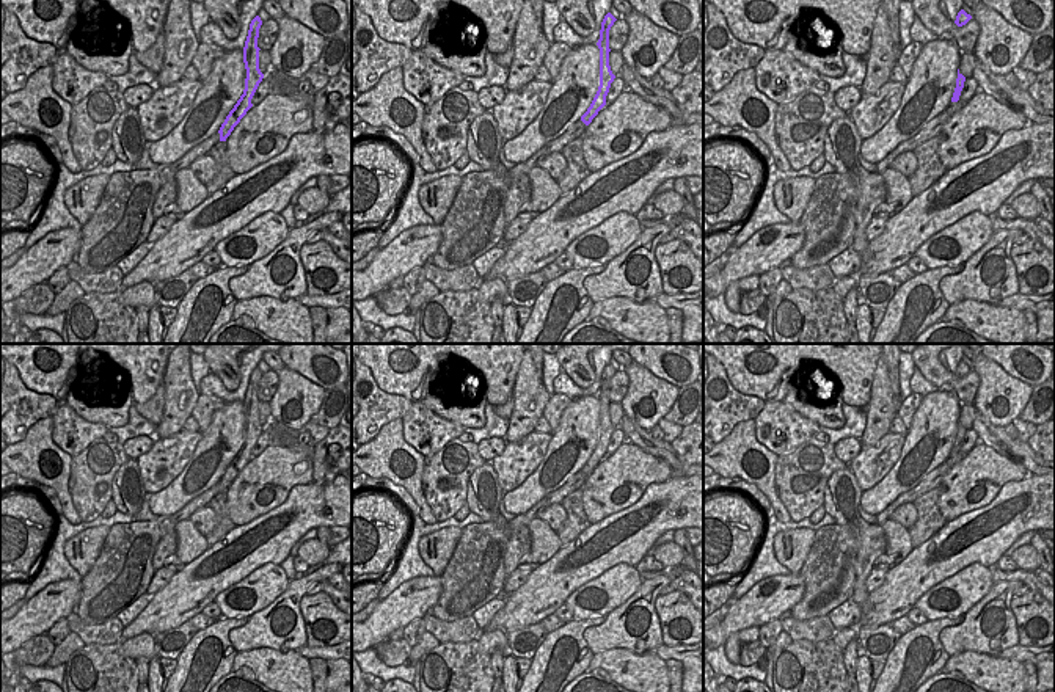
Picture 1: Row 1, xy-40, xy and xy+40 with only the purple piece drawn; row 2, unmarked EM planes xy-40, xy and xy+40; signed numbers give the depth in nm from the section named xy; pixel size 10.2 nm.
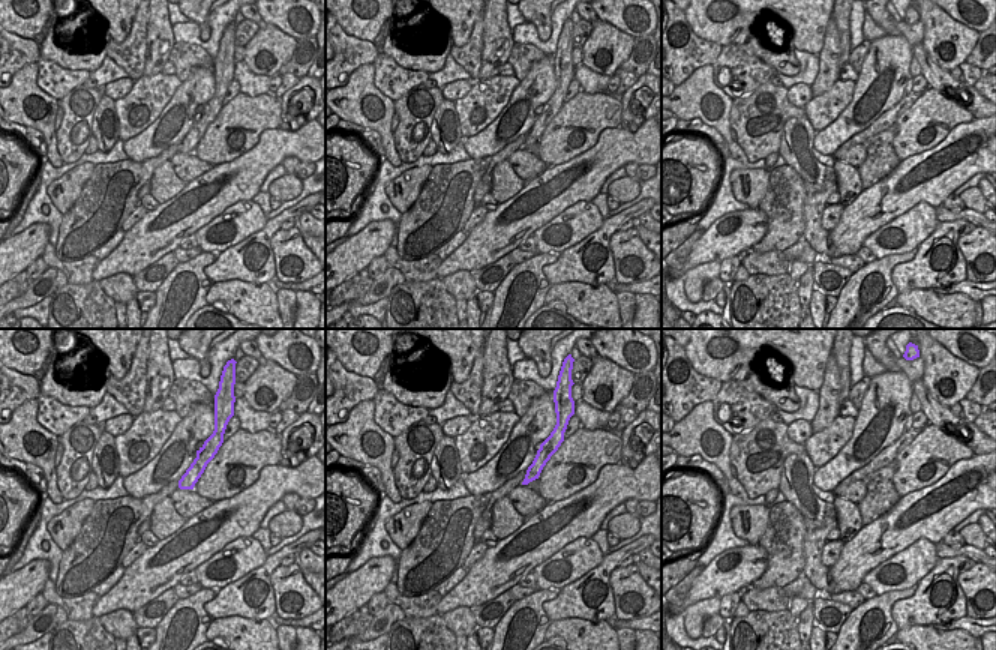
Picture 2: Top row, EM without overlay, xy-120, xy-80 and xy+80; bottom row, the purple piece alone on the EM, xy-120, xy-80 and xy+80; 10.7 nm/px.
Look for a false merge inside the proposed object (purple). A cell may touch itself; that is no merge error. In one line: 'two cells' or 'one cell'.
two cells

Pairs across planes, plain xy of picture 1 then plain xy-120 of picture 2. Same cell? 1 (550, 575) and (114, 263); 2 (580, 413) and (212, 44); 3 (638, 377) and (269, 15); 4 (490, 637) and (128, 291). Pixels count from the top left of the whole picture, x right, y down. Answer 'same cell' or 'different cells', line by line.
1: same cell
2: different cells
3: different cells
4: same cell

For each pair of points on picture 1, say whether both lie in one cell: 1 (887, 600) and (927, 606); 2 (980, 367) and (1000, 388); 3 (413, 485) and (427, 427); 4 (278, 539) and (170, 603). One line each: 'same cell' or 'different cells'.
1: different cells
2: same cell
3: different cells
4: same cell

